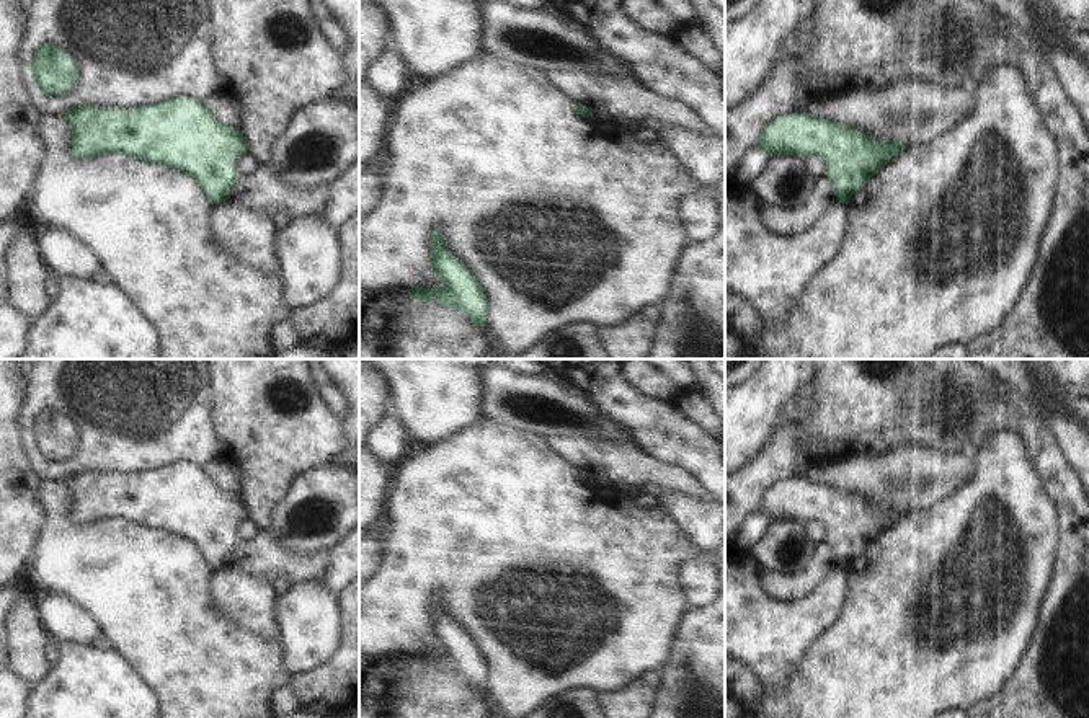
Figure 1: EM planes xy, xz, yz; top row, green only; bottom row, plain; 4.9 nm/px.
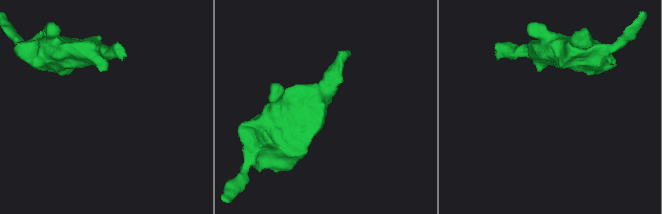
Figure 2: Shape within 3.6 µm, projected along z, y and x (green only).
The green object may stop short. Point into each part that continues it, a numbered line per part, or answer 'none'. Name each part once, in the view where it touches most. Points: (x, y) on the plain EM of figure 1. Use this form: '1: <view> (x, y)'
none

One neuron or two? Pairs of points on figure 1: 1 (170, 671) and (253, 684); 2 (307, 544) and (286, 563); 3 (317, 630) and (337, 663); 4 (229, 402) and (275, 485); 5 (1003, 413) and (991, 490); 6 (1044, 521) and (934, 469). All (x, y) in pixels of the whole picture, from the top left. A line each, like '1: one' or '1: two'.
1: one
2: two
3: two
4: one
5: two
6: two

